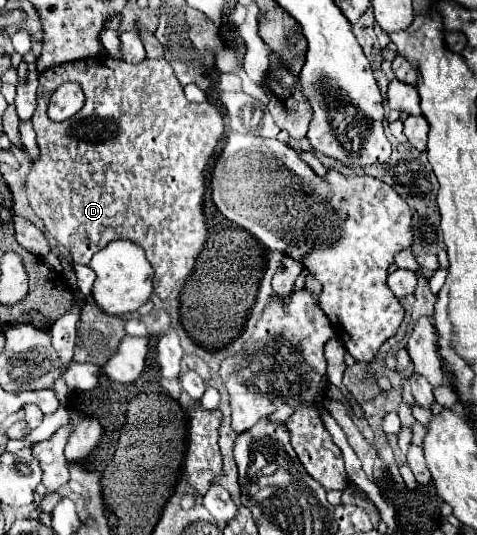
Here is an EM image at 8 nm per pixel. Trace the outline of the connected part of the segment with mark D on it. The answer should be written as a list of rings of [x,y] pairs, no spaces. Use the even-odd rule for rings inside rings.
[[[99,55],[69,61],[39,73],[33,129],[41,157],[33,161],[27,175],[27,197],[35,215],[43,219],[49,235],[71,253],[73,263],[81,265],[89,265],[91,257],[115,239],[129,239],[141,245],[147,253],[147,261],[155,269],[155,293],[165,299],[191,275],[207,241],[209,223],[203,213],[203,171],[223,137],[221,111],[209,101],[189,103],[183,95],[183,85],[175,79],[171,65],[163,57],[145,57],[141,63],[131,65]],[[67,81],[81,85],[85,105],[67,121],[55,123],[47,117],[49,99],[57,85]]]

